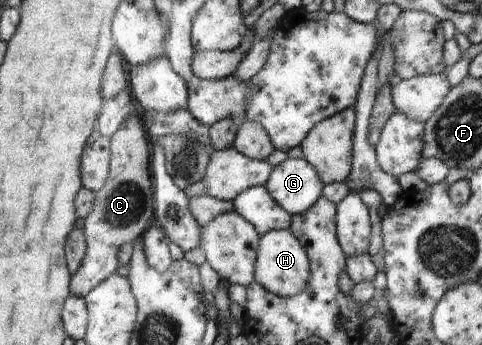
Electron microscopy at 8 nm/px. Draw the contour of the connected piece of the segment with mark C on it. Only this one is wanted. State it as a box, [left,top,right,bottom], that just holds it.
[71,114,153,298]

